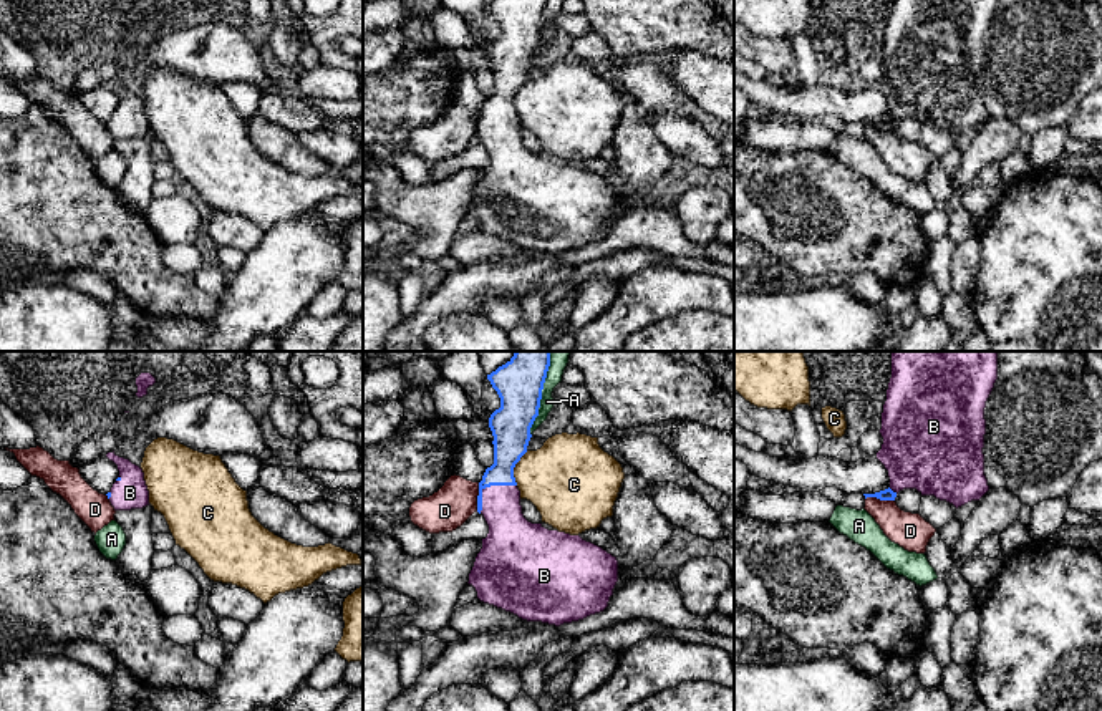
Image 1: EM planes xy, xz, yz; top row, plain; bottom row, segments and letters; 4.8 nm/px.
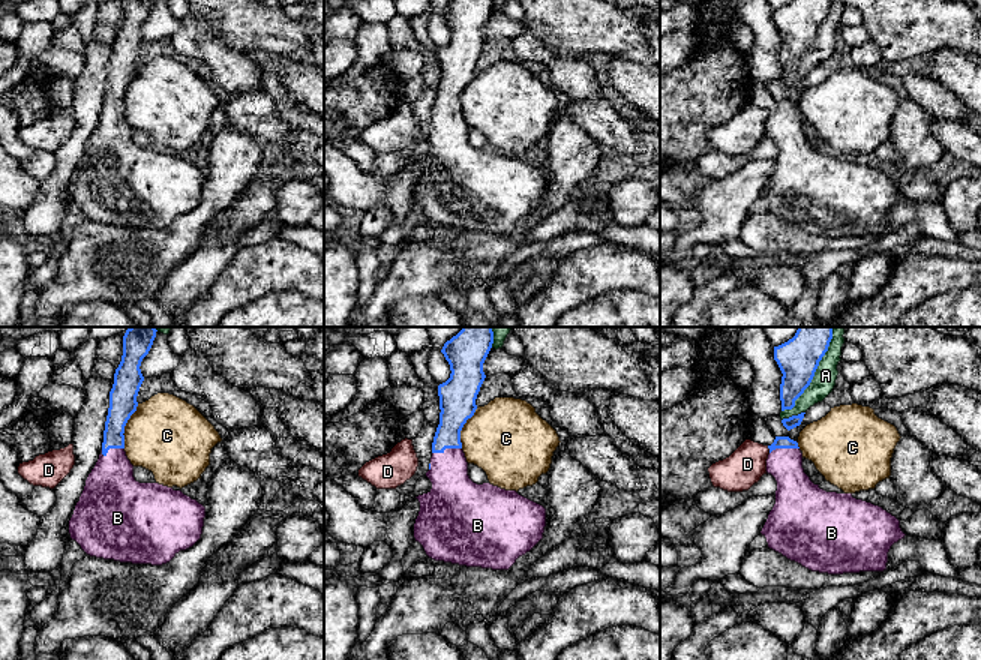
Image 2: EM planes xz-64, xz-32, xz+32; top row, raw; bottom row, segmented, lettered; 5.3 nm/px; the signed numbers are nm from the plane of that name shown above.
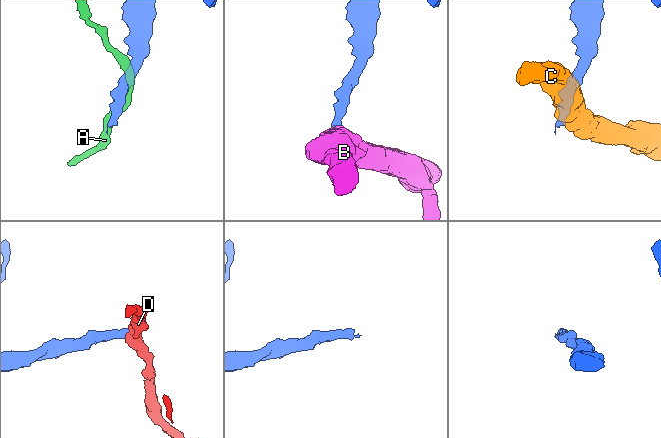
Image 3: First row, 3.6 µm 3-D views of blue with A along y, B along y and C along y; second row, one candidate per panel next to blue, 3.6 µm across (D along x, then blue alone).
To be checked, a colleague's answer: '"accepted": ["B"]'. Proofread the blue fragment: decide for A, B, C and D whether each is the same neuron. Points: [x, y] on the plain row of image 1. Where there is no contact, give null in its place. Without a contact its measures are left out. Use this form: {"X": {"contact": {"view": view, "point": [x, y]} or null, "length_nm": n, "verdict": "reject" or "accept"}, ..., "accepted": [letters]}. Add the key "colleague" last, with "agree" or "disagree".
{"A": {"contact": {"view": "xz", "point": [539, 32]}, "length_nm": 320, "verdict": "reject"}, "B": {"contact": {"view": "xz", "point": [488, 115]}, "length_nm": 240, "verdict": "accept"}, "C": {"contact": {"view": "xz", "point": [514, 95]}, "length_nm": 180, "verdict": "reject"}, "D": {"contact": {"view": "xz", "point": [478, 126]}, "length_nm": 140, "verdict": "reject"}, "accepted": ["B"], "colleague": "agree"}

